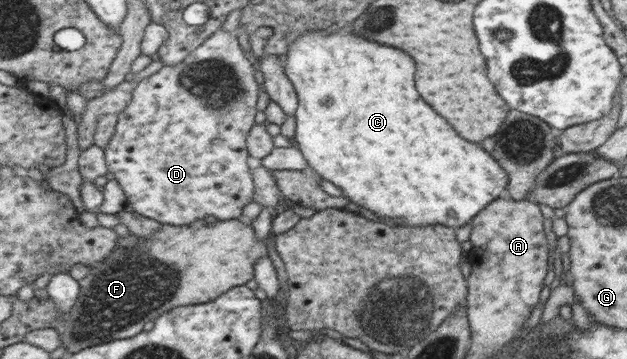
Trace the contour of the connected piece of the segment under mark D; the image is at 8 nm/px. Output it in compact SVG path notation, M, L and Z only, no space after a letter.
M221 29L178 65L164 65L159 72L143 79L133 90L131 102L119 112L115 131L104 148L108 171L122 187L128 209L169 225L191 225L207 215L217 220L241 218L243 207L255 196L247 165L247 137L256 124L261 91L255 61L242 51L234 32Z

